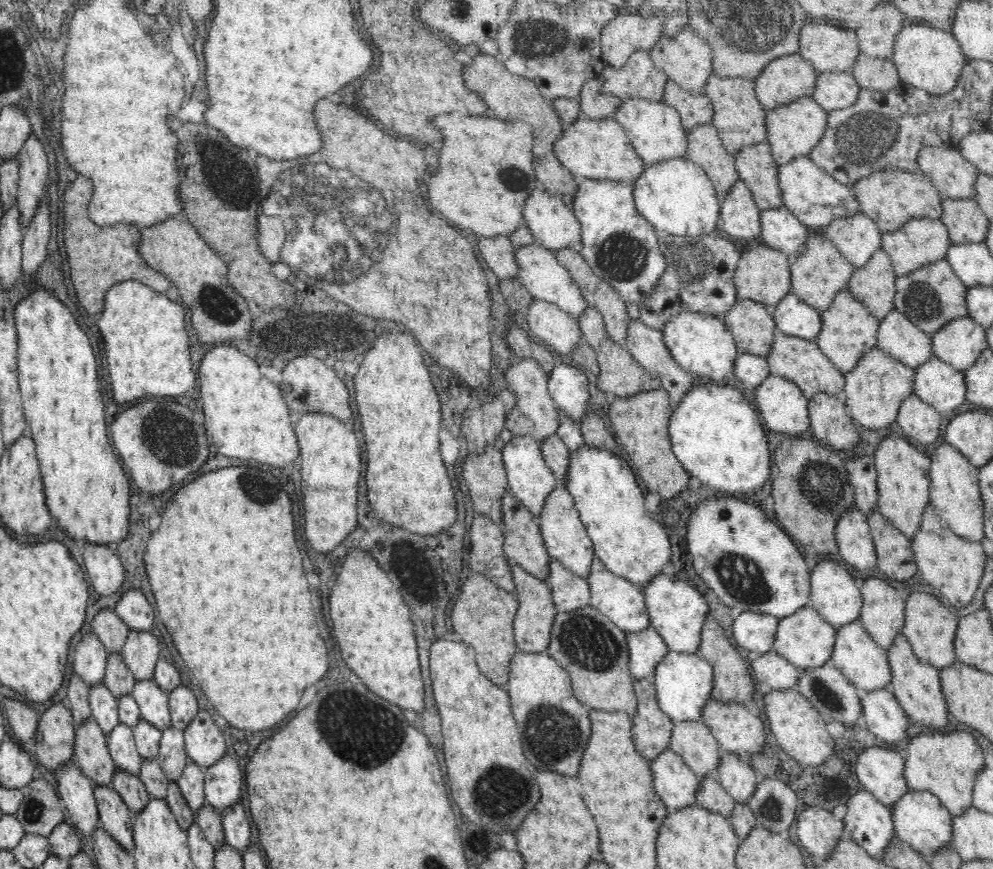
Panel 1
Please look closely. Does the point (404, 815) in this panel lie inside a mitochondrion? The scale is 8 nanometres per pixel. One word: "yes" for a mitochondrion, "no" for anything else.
no

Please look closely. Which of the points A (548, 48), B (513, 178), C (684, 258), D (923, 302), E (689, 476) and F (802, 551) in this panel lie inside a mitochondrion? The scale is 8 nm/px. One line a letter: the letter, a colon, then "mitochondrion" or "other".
A: mitochondrion
B: mitochondrion
C: mitochondrion
D: mitochondrion
E: other
F: other

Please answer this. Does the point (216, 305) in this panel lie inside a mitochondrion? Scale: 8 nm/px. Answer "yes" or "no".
yes

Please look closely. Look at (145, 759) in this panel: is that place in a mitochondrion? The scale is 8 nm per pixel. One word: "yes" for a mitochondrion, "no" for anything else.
no

